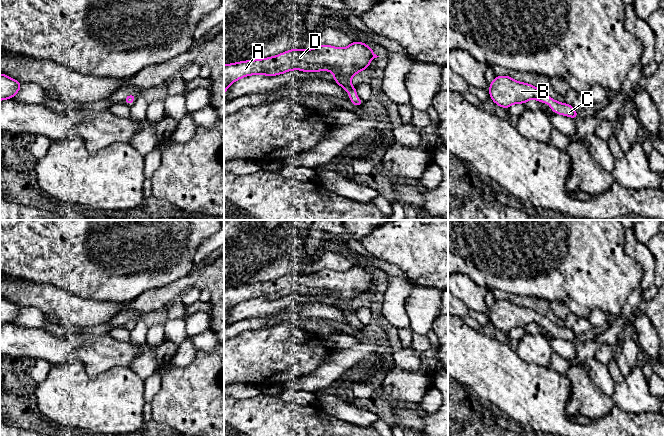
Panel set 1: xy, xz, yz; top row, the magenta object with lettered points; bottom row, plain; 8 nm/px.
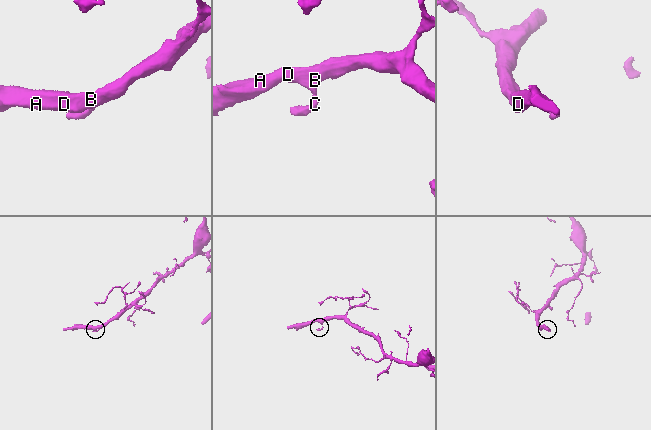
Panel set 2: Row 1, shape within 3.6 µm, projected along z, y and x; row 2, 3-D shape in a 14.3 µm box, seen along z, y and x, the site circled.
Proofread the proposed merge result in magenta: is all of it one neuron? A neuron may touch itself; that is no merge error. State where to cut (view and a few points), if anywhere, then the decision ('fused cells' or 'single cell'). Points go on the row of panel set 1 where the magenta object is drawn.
no cut; single cell

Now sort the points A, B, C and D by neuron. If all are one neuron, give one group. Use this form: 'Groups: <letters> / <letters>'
Groups: A B C D

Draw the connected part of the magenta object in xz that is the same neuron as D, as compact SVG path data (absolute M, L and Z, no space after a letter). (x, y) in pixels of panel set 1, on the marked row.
M355 41L346 48L319 45L313 49L291 49L269 58L231 63L224 65L224 95L232 83L245 76L276 76L296 69L303 72L326 70L331 71L334 81L348 92L350 103L364 106L350 80L358 72L369 68L370 61L377 57L366 43Z

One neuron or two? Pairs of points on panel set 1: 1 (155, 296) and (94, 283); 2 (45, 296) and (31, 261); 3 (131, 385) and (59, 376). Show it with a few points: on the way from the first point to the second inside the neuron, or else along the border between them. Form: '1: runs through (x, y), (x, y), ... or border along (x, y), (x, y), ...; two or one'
1: border along (163, 285), (145, 290), (133, 299), (121, 303); two
2: border along (29, 281), (50, 284), (63, 289); two
3: runs through (113, 385), (77, 385); one

